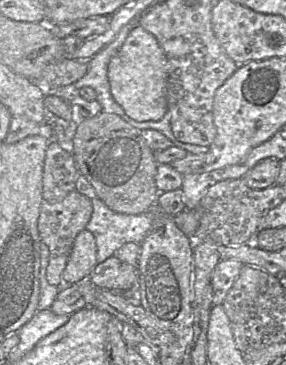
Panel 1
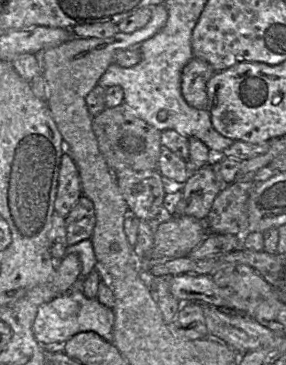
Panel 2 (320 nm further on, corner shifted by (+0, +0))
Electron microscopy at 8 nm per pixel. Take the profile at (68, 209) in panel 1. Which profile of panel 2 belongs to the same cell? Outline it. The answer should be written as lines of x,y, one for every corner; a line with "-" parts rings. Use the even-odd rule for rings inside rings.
81,196
77,204
65,218
67,244
74,245
91,239
96,225
96,213
93,202

